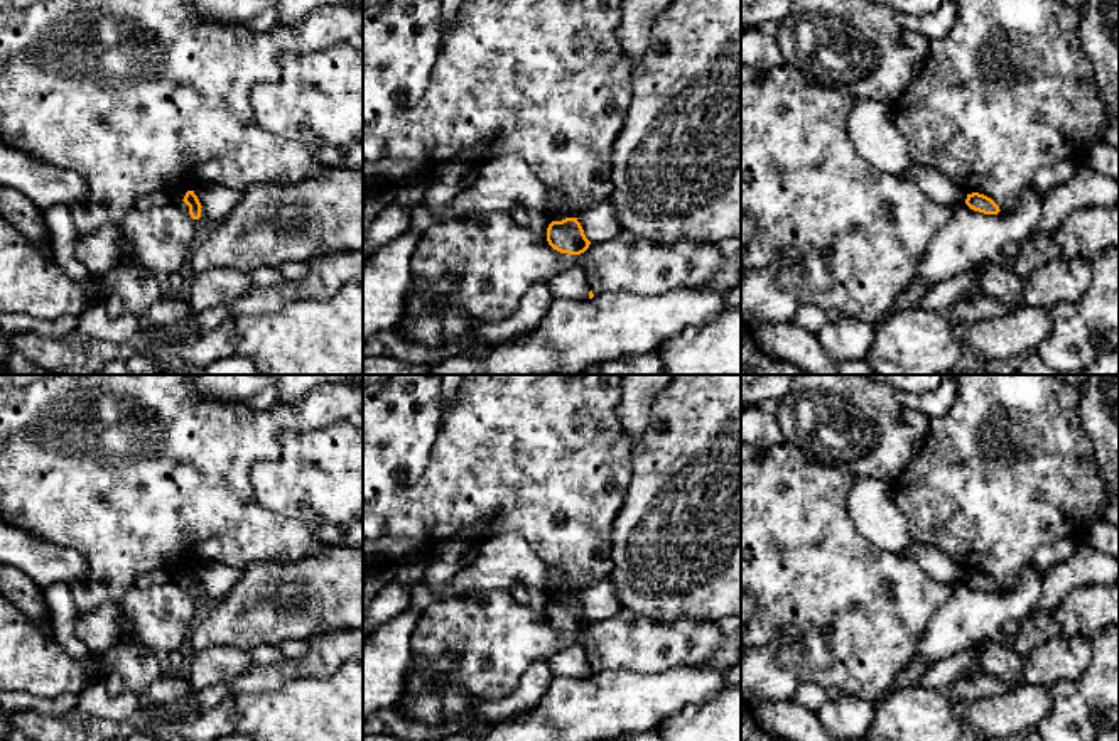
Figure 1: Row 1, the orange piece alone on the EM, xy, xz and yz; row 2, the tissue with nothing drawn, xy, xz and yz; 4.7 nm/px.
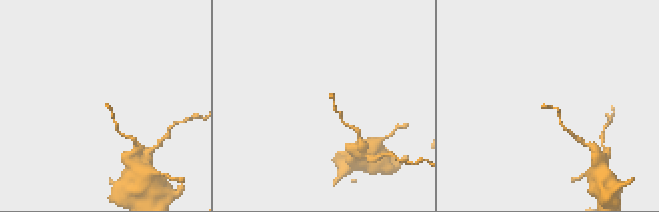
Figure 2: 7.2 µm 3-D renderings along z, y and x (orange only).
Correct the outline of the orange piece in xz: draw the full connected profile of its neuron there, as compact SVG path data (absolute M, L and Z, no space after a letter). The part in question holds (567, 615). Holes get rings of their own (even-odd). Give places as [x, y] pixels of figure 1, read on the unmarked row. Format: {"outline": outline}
{"outline": "M577 596L552 599L547 606L547 619L554 628L569 633L581 633L591 623Z"}

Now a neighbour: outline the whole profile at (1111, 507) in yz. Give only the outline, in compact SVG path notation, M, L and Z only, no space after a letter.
M1107 491L1104 503L1104 520L1119 528L1119 498L1111 491Z

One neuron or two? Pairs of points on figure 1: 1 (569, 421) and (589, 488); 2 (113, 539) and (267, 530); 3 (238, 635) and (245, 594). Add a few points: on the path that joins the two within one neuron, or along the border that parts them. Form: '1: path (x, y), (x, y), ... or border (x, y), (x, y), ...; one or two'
1: path (569, 438), (569, 468), (573, 471); one
2: path (152, 522), (223, 522), (228, 525); one
3: path (238, 625), (243, 618), (245, 605); one

